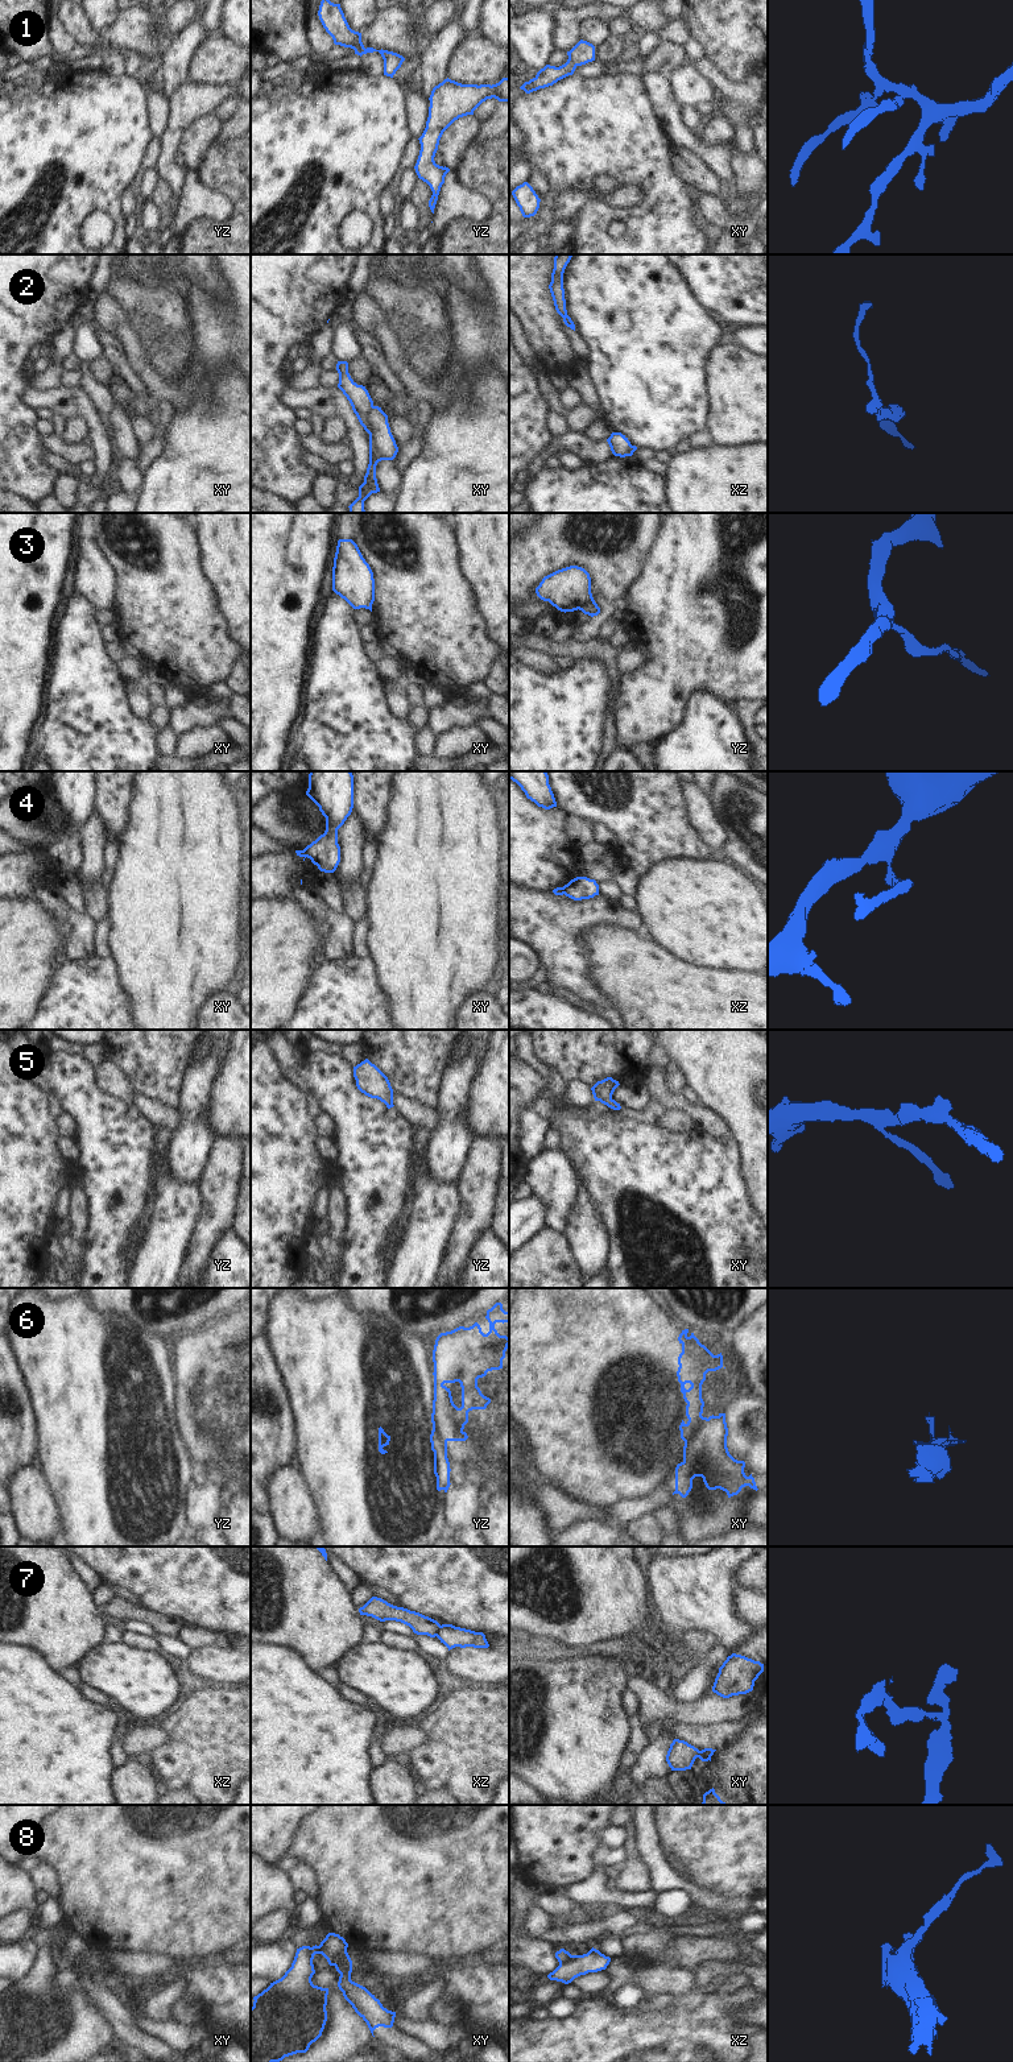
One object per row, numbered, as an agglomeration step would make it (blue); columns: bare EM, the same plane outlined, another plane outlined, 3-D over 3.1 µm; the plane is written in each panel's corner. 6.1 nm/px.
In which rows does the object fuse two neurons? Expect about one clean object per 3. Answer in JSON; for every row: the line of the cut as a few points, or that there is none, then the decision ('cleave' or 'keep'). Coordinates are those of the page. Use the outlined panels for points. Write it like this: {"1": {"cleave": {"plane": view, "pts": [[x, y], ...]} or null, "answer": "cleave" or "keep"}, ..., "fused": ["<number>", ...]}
{"1": {"cleave": null, "answer": "keep"}, "2": {"cleave": {"plane": "xy", "pts": [[373, 406], [368, 413], [367, 431]]}, "answer": "cleave"}, "3": {"cleave": {"plane": "yz", "pts": [[592, 599], [579, 609]]}, "answer": "cleave"}, "4": {"cleave": {"plane": "xy", "pts": [[302, 851], [305, 857]]}, "answer": "cleave"}, "5": {"cleave": null, "answer": "keep"}, "6": {"cleave": {"plane": "xy", "pts": [[708, 1419], [707, 1424], [685, 1443]]}, "answer": "cleave"}, "7": {"cleave": {"plane": "xz", "pts": [[441, 1626], [435, 1635]]}, "answer": "cleave"}, "8": {"cleave": {"plane": "xz", "pts": [[571, 1955], [559, 1965]]}, "answer": "cleave"}, "fused": ["2", "3", "4", "6", "7", "8"]}

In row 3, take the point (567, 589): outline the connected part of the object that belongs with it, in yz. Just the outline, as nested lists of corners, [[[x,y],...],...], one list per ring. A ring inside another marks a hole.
[[[578,566],[558,570],[542,579],[536,588],[537,596],[561,612],[580,610],[592,601],[590,574]]]

